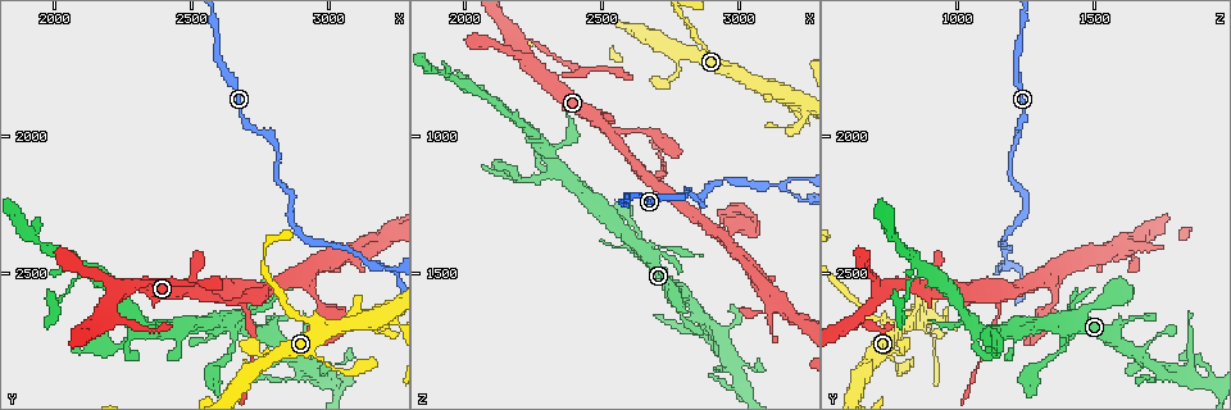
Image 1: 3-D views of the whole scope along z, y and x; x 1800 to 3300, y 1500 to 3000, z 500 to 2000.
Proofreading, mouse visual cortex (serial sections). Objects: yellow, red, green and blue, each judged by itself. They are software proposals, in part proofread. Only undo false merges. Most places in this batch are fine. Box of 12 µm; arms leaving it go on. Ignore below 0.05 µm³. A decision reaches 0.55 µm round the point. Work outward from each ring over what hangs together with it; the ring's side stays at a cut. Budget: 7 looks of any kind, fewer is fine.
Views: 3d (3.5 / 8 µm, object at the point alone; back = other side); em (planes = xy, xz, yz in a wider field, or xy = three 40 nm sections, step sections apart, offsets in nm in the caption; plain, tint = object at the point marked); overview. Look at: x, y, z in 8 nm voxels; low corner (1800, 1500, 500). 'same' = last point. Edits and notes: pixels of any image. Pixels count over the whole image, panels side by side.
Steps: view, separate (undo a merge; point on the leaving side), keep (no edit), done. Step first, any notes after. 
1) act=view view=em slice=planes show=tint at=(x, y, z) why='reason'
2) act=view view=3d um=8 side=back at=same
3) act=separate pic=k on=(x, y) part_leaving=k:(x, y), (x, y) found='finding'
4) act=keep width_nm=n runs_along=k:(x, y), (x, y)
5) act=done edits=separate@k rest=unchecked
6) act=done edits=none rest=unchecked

act=view view=3d um=8 at=(2210, 2760, 1160) why='sharp bend'

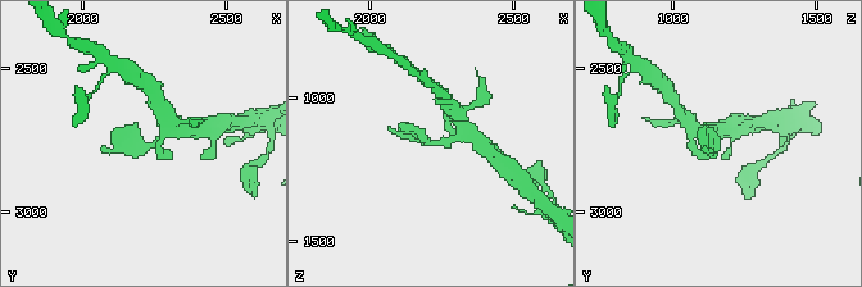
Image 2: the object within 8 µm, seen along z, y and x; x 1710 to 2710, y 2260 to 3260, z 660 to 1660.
act=view view=em slice=xy step=2 show=tint at=(2210, 2770, 1160) why='now the EM'

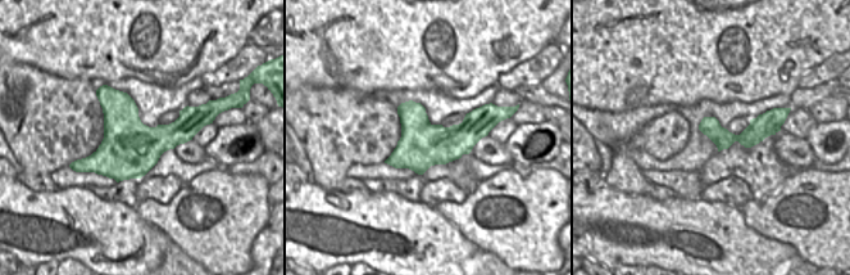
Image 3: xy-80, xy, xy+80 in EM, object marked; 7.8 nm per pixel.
act=keep width_nm=360 runs_along=3:(777, 117), (749, 138), (703, 127) found='all the same cell'

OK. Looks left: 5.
act=view view=3d um=8 at=(2990, 2630, 1320) why='calibre changes'

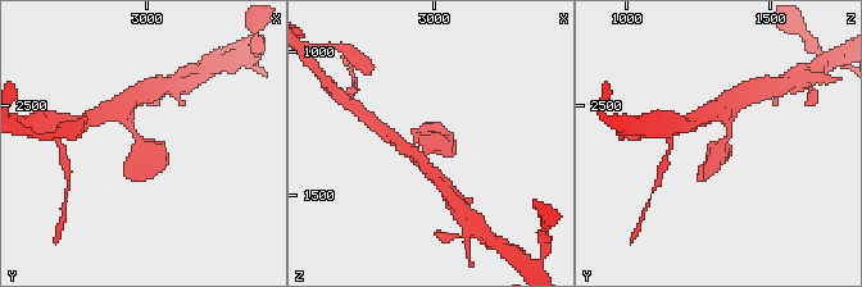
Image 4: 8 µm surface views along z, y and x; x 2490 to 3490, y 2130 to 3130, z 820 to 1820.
act=view view=3d um=3.5 at=(2990, 2640, 1320) why='closer look'

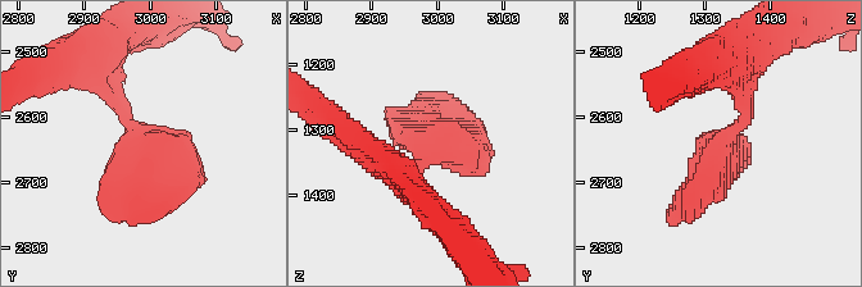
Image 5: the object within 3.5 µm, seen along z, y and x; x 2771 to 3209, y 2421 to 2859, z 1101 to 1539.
act=view view=em slice=xy step=1 show=tint at=(2985, 2640, 1325) why='shape alone is not enough'

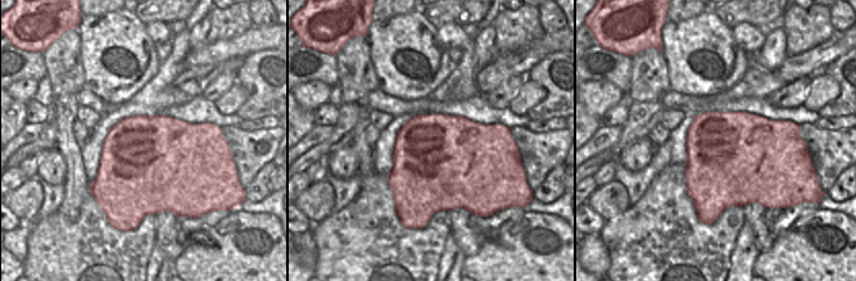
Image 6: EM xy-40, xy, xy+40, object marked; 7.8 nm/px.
act=keep runs_along=5:(739, 94), (745, 118), (670, 219) found='all the same cell'

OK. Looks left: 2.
act=view view=3d um=3.5 at=(3170, 2480, 1180) why='a fork'

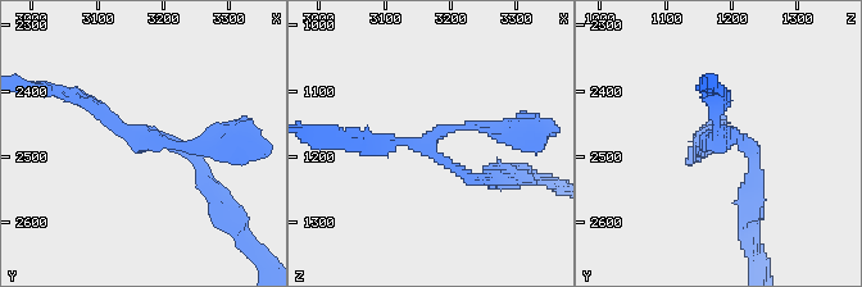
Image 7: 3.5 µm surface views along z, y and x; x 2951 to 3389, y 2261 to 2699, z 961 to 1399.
act=view view=em slice=xy step=5 show=tint at=(3160, 2470, 1180) arms=3 arm_widths_nm=100,150,200

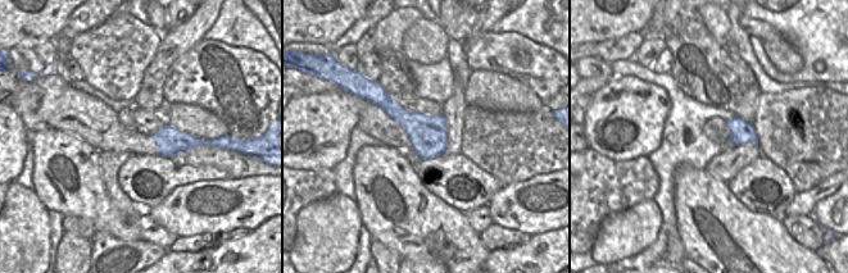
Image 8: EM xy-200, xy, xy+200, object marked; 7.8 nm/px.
act=keep runs_along=7:(66, 92), (136, 136), (176, 144), (203, 172) found='all the same cell'

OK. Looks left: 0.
act=done edits=none rest=unchecked

